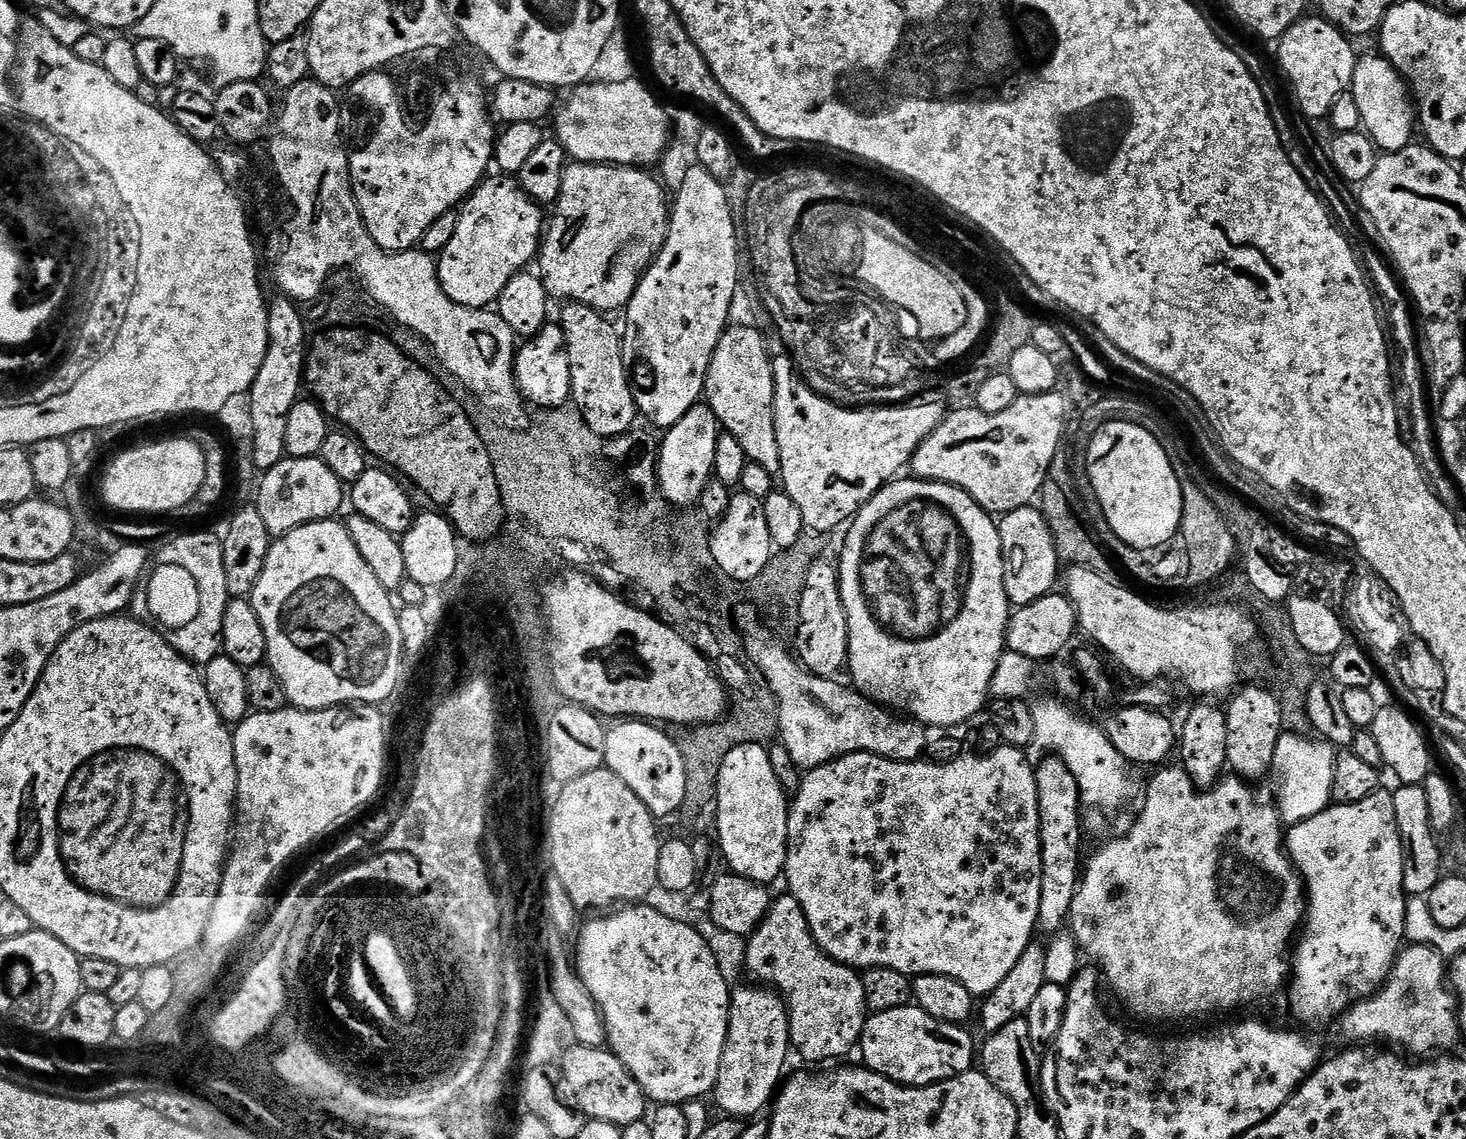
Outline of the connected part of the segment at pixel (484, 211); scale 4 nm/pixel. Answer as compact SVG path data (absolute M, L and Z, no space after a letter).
M496 174L496 177L485 179L478 187L476 191L464 201L462 207L458 212L458 219L456 222L456 229L454 230L454 238L450 238L450 246L446 246L443 252L438 256L439 278L442 290L449 296L454 302L461 304L464 307L487 309L489 306L495 305L499 301L500 296L506 290L506 286L510 282L510 278L514 278L517 272L523 272L529 267L528 264L537 259L540 245L542 243L542 237L546 231L546 216L542 213L541 205L537 204L535 200L532 200L525 194L524 189L520 187L519 183L511 175L508 174Z

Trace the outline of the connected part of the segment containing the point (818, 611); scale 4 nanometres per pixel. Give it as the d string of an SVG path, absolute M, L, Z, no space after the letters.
M821 558L810 566L798 603L799 610L800 621L796 624L796 644L794 643L795 655L813 676L839 677L839 672L845 671L848 662L850 634L846 610L842 606L838 568L833 561L831 564L827 558Z

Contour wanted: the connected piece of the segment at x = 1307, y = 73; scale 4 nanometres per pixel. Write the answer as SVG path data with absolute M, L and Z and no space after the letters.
M1319 15L1310 16L1297 20L1280 37L1280 68L1292 83L1292 92L1296 95L1301 114L1320 120L1331 113L1336 99L1351 89L1358 52L1352 49L1353 41L1329 20Z

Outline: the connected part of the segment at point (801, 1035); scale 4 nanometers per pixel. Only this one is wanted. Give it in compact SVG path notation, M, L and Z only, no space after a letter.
M790 894L784 896L776 896L773 899L772 907L764 921L751 936L747 937L747 952L745 954L745 965L747 971L752 971L757 976L757 981L763 982L765 985L771 986L782 997L788 1010L788 1031L790 1033L790 1044L796 1052L804 1060L809 1060L812 1064L820 1064L823 1060L836 1060L839 1056L844 1056L848 1051L855 1049L860 1042L860 1036L864 1032L864 1024L870 1015L868 1011L868 1003L866 1002L866 990L861 973L857 969L850 968L846 964L839 964L836 960L830 959L823 950L818 946L818 942L814 938L814 934L810 930L810 926L806 922L806 914L802 910L800 903Z

